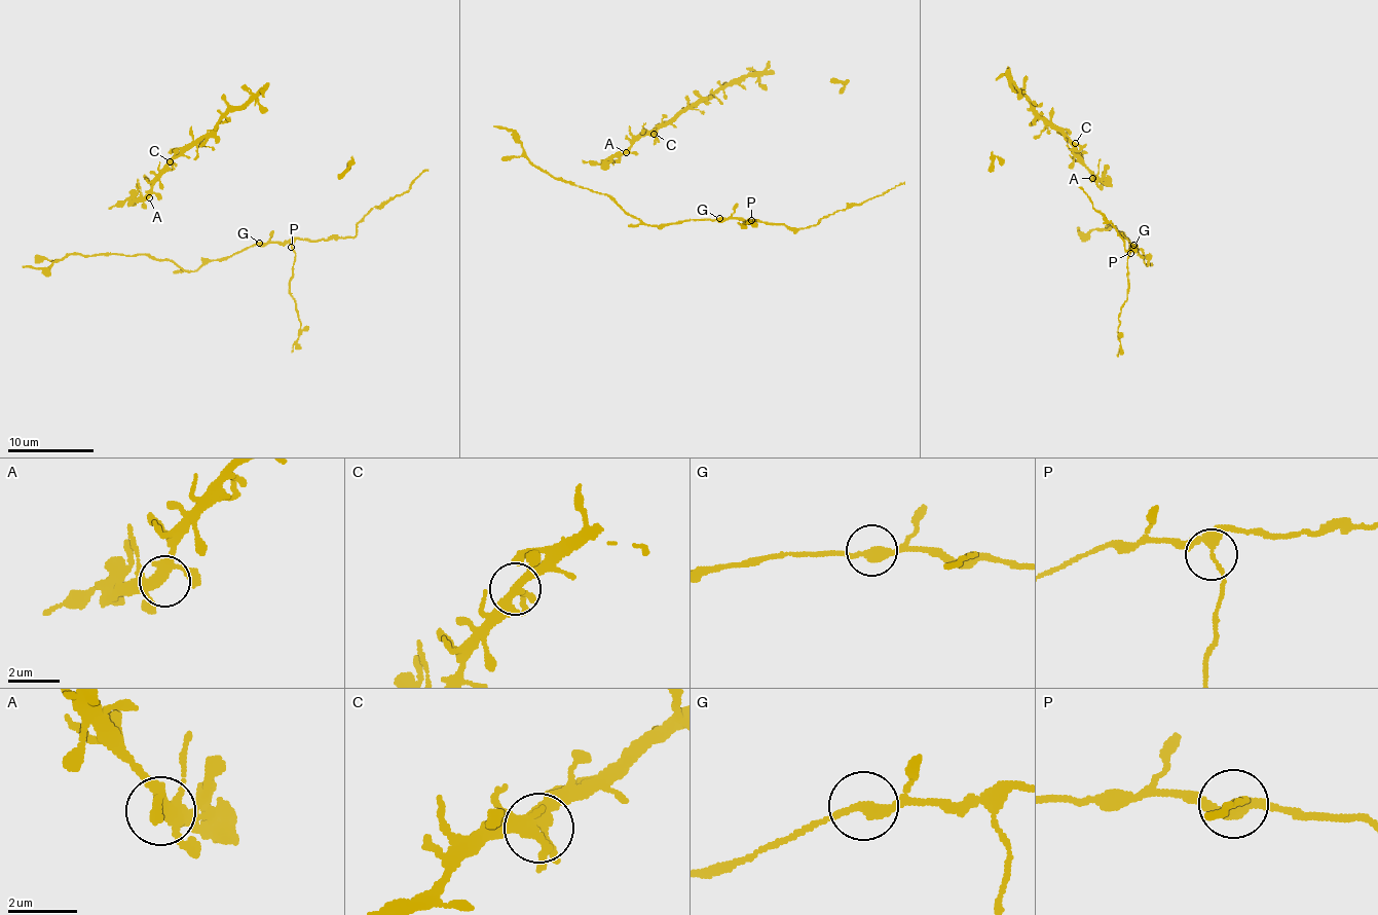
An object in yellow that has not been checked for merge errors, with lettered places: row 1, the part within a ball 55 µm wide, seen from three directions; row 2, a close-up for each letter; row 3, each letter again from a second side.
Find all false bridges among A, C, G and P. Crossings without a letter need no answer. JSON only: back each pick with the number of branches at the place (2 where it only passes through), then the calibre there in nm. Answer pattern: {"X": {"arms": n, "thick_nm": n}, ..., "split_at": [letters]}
{"P": {"arms": 3, "thick_nm": 240}, "split_at": ["P"]}

